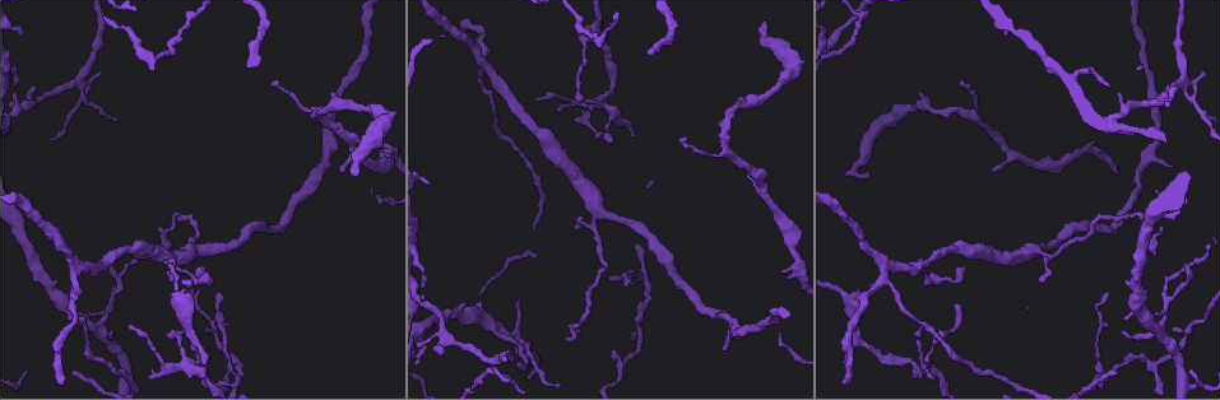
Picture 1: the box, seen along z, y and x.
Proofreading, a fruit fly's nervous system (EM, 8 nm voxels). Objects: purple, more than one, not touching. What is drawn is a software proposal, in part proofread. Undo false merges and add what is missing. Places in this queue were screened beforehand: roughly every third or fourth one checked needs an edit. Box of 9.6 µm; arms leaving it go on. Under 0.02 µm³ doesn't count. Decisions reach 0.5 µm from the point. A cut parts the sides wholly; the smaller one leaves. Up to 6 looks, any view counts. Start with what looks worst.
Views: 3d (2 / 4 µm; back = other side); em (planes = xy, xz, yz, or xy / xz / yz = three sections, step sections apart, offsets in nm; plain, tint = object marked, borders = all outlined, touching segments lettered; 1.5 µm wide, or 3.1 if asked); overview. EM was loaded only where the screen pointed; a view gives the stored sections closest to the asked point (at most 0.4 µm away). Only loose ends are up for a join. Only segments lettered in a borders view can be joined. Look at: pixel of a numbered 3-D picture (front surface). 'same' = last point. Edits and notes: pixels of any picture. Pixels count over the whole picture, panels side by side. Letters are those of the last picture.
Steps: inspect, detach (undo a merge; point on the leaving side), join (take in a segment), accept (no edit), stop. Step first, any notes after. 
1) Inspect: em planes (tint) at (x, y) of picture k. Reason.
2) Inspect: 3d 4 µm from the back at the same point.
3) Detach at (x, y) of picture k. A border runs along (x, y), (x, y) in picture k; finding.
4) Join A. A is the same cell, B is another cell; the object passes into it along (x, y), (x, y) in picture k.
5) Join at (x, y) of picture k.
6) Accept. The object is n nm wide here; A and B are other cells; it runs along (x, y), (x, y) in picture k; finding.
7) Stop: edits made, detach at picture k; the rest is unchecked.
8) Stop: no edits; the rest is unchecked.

Inspect: 3d 2 µm at (613, 353) of picture 1. Thin end.

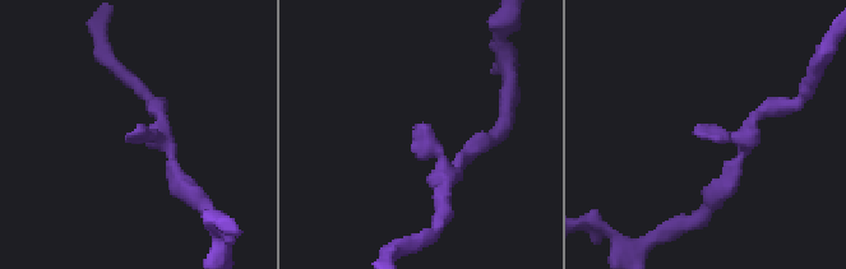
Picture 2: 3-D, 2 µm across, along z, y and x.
Inspect: em planes (borders) at (702, 139) of picture 2. Shape alone is not enough.

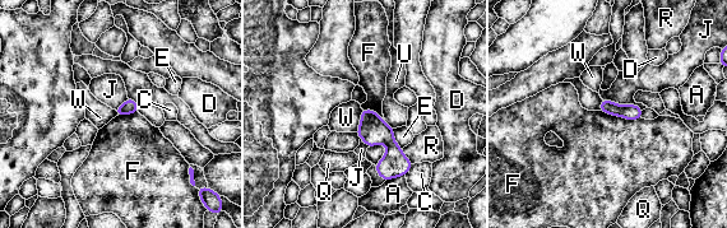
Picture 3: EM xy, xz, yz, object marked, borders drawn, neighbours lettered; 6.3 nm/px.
Accept. A, C, D, E, F, J, Q, R, U and W are other cells; a border runs along (600, 110), (630, 120), (640, 119) in picture 3; none of them fits.

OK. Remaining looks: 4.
Inspect: 3d 4 µm from the back at (444, 350) of picture 1. Tapers out.

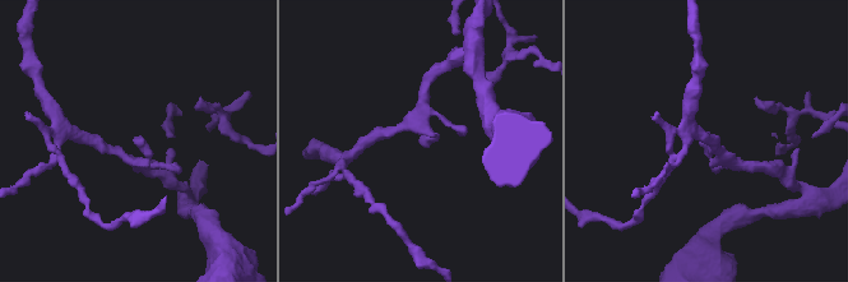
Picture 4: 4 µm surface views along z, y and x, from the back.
Inspect: em xz step 8 (tint) at (420, 140) of picture 4.

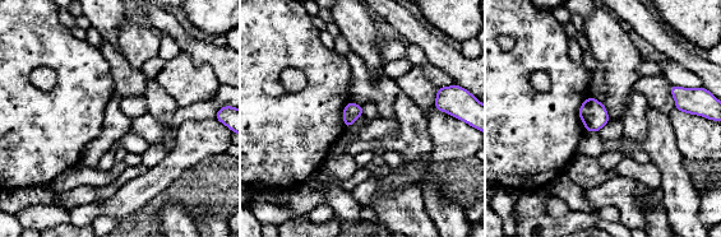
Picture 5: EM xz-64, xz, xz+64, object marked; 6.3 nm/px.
Inspect: em yz step 8 (borders) at the same point.

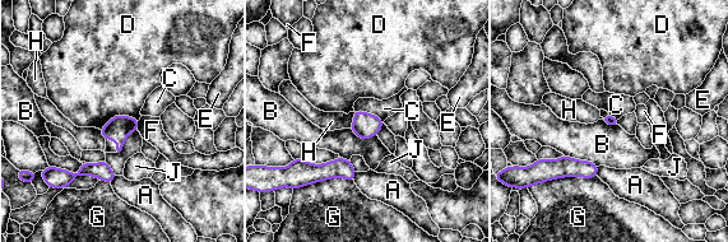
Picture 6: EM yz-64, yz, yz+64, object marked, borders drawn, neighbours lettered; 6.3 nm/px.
Accept. A, B, C, D, E, F, G, H and J are other cells; a border runs along (564, 154), (588, 159), (598, 166) in picture 6; none of them fits.

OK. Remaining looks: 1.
Stop: no edits; the rest is unchecked.

